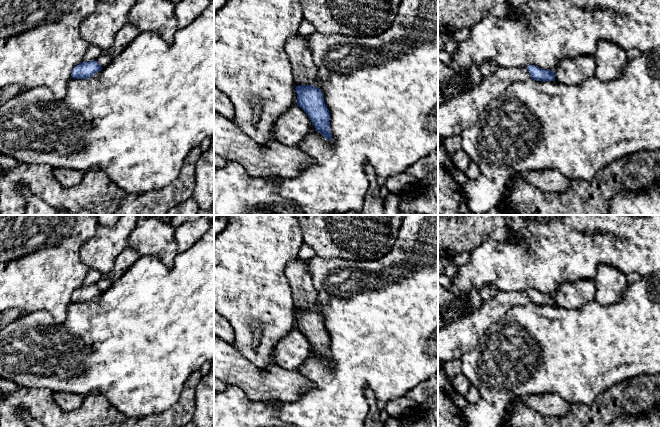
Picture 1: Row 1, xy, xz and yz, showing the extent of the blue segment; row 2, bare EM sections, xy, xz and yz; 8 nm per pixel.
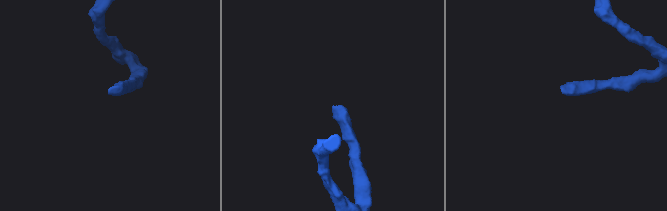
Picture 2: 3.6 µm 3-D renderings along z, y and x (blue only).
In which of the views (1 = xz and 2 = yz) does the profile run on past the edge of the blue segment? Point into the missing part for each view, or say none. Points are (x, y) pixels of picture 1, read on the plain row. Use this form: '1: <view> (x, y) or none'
1: xz (297, 272)
2: yz (455, 339)

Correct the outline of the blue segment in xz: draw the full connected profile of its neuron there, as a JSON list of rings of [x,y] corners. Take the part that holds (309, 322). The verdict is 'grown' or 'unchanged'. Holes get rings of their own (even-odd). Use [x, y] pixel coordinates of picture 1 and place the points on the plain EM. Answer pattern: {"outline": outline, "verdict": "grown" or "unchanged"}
{"outline": [[[300,258],[292,260],[287,265],[285,274],[295,305],[302,307],[295,312],[297,329],[308,339],[316,354],[331,365],[330,337],[325,328],[323,317],[313,310],[318,306],[318,293],[313,286],[307,262]]], "verdict": "grown"}

